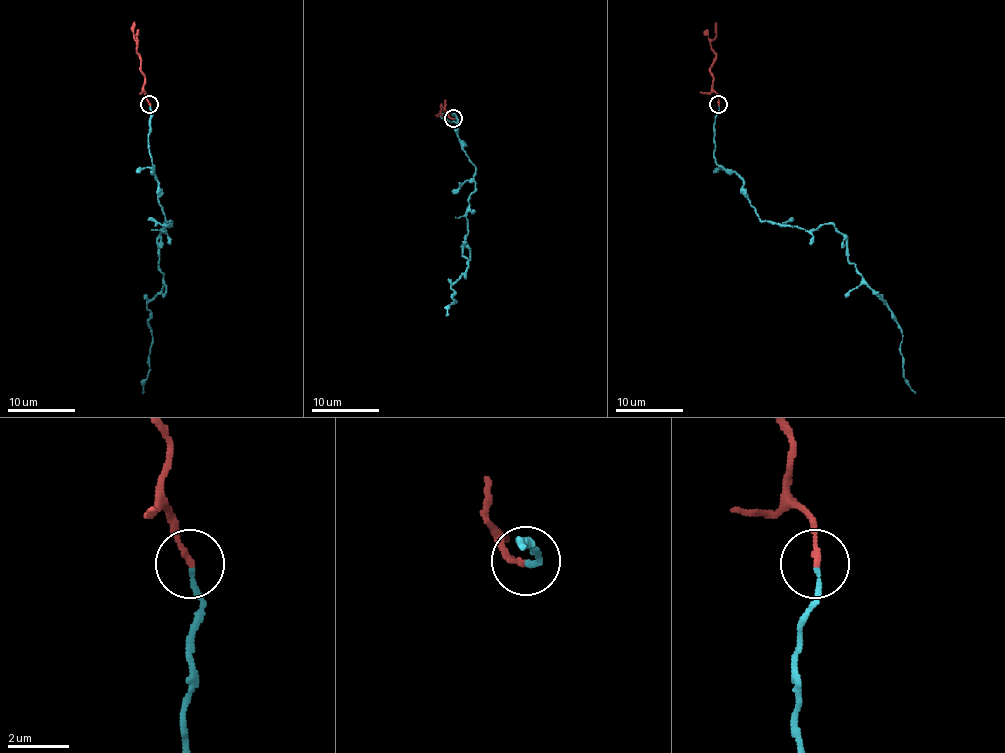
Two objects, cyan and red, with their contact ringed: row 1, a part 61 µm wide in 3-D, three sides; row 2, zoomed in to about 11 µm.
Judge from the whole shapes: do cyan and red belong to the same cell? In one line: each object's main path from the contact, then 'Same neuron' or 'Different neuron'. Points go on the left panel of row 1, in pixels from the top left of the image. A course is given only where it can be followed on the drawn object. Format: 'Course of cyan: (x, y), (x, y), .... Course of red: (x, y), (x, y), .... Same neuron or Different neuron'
Course of cyan: (149, 105), (152, 173), (171, 225), (159, 235), (164, 286), (147, 303), (142, 394). Course of red: (149, 104), (142, 89), (144, 75), (134, 36), (134, 21). Same neuron

